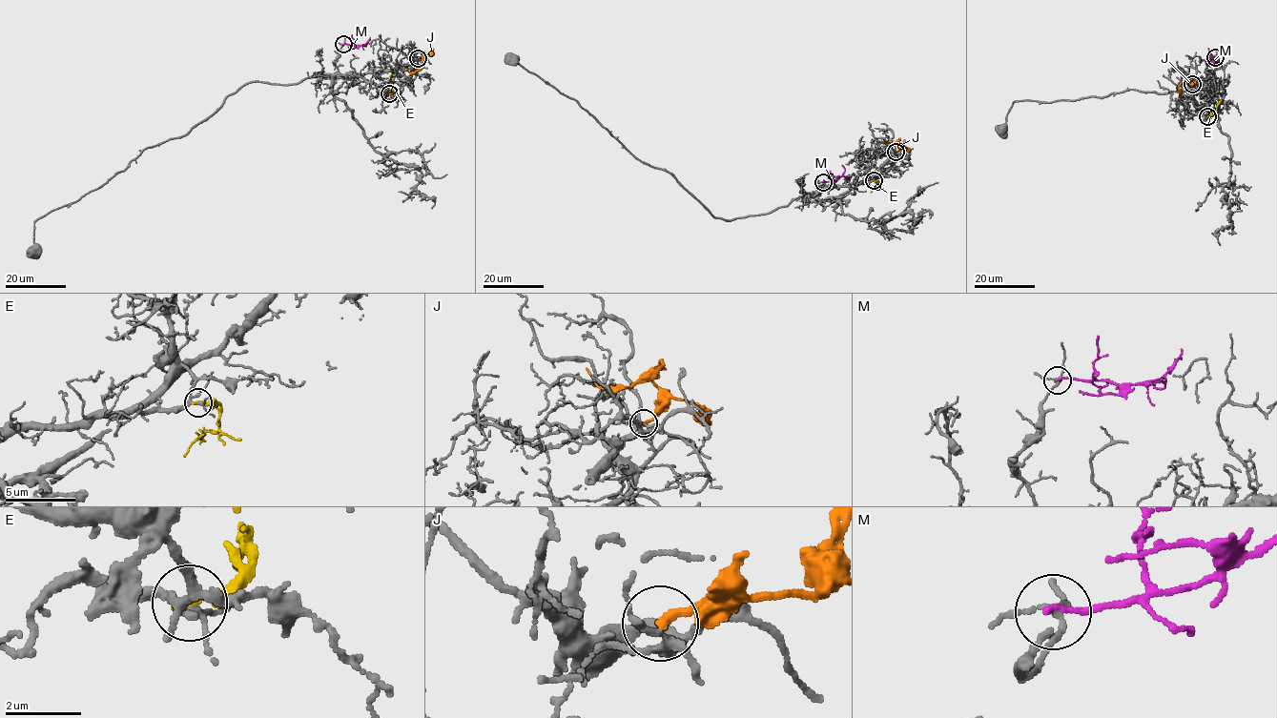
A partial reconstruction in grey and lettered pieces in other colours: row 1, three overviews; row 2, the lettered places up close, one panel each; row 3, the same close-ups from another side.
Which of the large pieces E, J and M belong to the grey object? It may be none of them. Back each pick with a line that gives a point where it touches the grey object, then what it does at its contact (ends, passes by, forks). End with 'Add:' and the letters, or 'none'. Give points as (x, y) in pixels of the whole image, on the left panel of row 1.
Add: none

